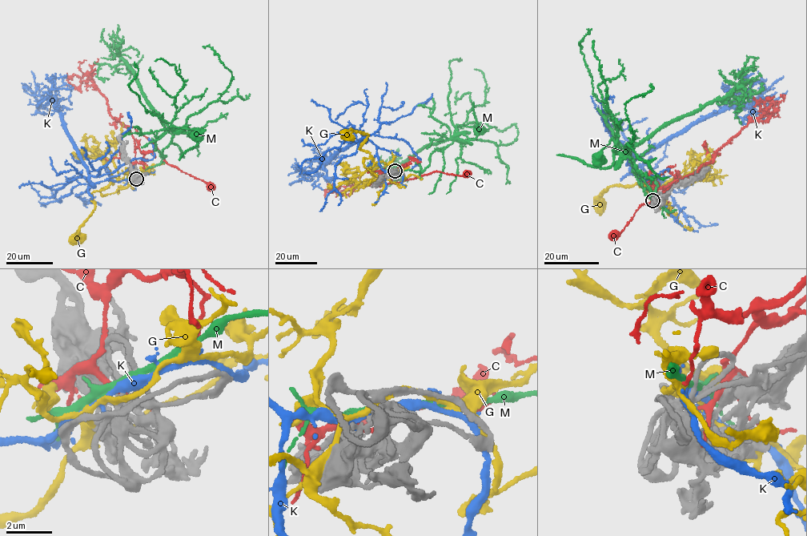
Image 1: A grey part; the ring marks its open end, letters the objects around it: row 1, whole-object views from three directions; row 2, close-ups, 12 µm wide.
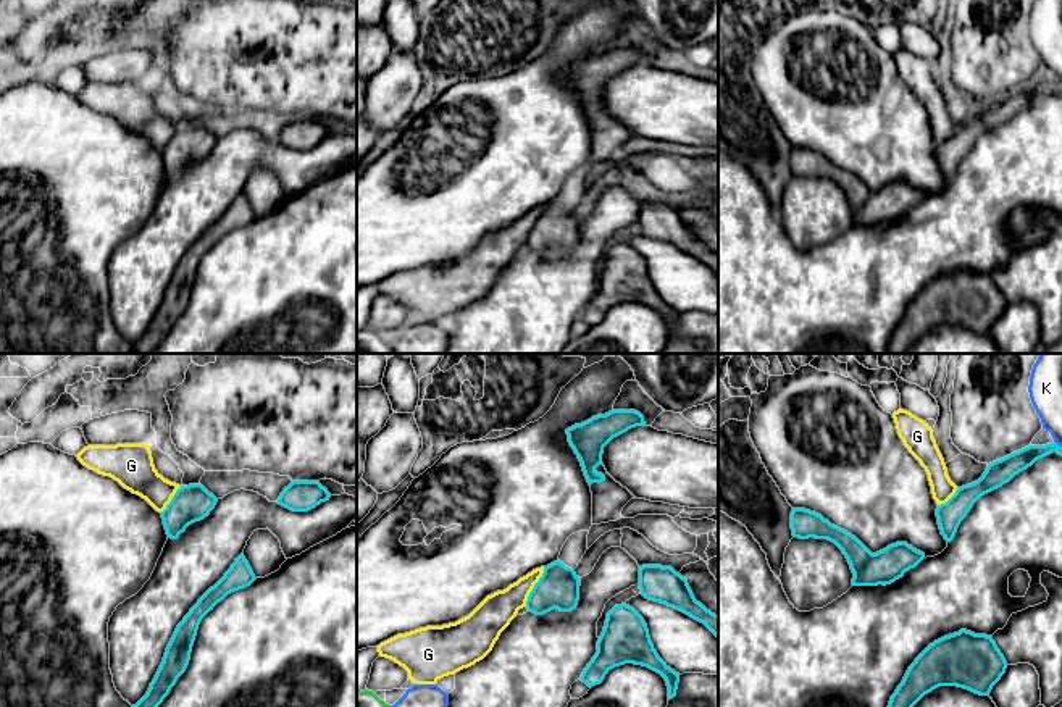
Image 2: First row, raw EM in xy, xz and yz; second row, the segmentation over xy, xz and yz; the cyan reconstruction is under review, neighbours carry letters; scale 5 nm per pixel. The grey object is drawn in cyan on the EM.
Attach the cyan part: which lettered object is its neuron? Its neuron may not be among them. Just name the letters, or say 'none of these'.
none of these

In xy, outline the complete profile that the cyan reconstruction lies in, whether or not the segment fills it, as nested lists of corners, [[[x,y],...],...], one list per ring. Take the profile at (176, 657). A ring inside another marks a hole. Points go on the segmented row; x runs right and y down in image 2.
[[[240,554],[224,576],[199,599],[178,625],[147,694],[132,707],[158,707],[163,702],[189,665],[202,618],[228,594],[250,586],[255,579],[249,562]]]

